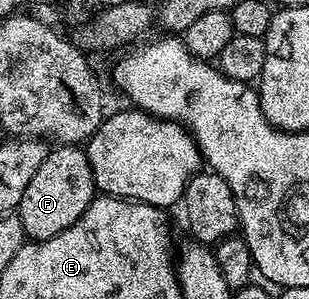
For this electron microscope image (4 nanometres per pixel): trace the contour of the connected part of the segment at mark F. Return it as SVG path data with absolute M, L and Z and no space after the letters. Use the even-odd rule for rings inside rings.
M59 144L51 148L36 174L24 189L16 208L29 240L38 242L54 237L74 224L96 197L97 187L85 150L77 144Z

